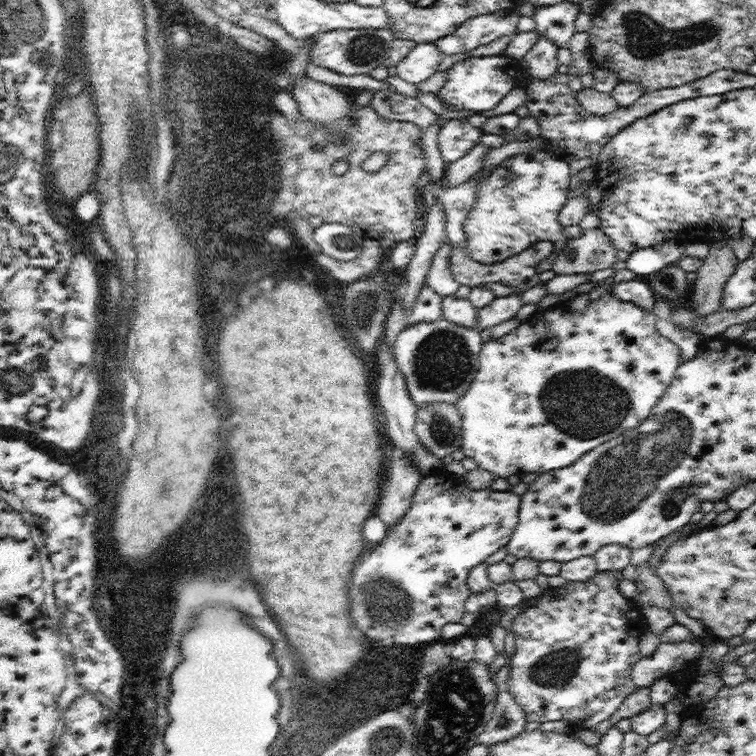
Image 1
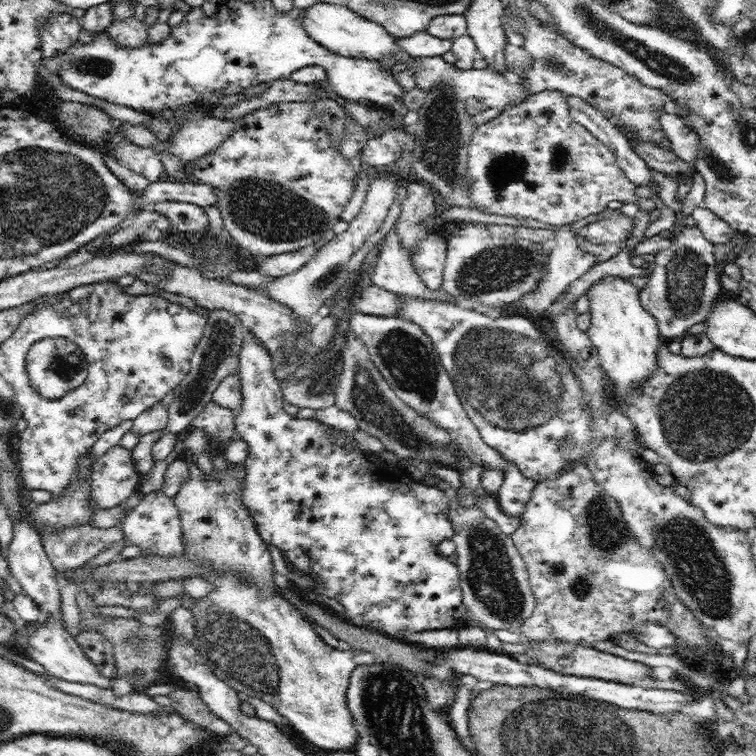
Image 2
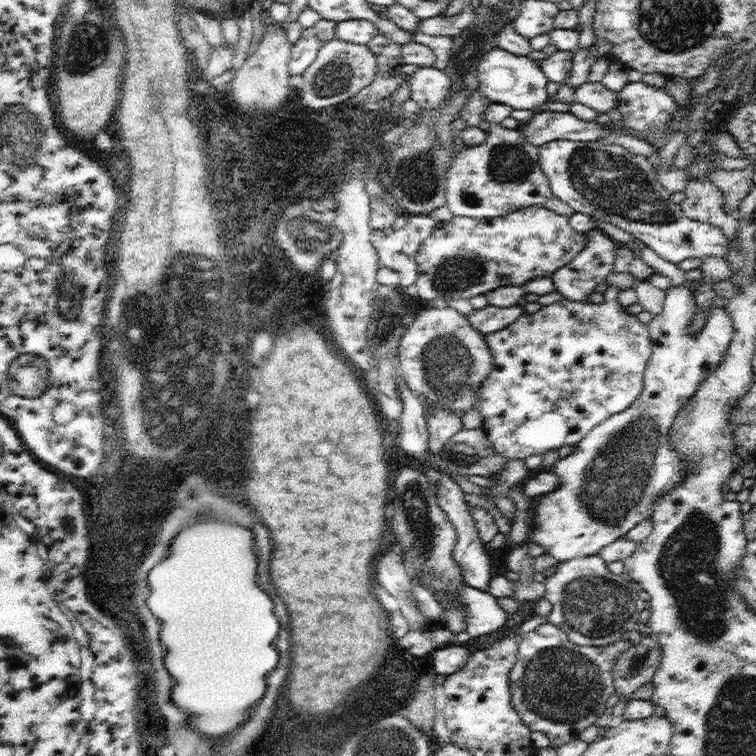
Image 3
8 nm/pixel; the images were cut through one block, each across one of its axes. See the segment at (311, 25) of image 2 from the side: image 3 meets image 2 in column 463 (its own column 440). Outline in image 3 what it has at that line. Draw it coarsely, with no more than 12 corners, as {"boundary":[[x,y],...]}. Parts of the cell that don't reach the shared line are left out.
{"boundary":[[421,66],[409,76],[409,98],[419,108],[437,108],[449,76]]}

